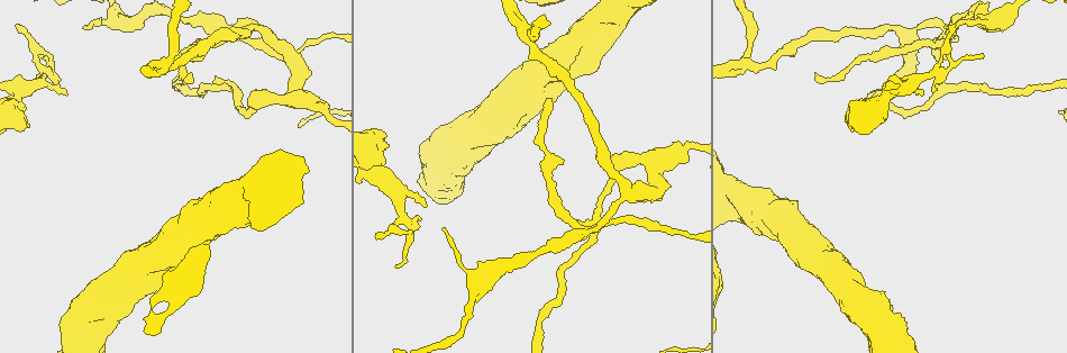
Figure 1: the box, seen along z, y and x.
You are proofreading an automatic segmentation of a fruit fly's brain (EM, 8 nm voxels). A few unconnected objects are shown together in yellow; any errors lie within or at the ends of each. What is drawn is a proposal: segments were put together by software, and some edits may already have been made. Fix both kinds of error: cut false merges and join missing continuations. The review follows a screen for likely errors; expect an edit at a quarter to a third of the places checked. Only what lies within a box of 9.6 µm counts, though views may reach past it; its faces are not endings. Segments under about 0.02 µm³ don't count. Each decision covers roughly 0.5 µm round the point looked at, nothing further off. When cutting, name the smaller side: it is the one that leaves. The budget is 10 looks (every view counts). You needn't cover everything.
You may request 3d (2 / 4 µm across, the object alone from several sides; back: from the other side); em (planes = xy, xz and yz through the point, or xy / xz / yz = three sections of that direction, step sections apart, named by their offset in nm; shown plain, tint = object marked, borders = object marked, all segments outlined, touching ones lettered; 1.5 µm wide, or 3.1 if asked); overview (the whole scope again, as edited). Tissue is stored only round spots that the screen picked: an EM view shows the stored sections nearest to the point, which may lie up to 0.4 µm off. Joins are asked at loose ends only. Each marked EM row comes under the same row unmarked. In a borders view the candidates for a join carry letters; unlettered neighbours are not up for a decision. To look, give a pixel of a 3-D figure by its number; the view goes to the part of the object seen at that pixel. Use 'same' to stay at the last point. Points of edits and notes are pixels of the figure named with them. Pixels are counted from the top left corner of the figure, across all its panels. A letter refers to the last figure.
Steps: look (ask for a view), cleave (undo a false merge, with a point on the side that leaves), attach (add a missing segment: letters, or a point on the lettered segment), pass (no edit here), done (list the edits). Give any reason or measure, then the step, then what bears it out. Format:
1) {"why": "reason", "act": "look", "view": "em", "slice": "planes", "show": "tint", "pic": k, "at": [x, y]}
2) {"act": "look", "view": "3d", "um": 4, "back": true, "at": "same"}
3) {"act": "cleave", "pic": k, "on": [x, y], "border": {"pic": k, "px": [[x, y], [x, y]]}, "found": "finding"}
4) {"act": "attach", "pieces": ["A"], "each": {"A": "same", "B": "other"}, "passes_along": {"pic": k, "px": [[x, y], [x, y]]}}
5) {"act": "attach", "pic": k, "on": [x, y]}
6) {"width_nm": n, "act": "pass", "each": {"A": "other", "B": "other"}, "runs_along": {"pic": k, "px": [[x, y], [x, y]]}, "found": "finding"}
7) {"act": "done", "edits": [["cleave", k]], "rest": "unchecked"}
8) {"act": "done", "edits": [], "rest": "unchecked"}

{"why": "thin end", "act": "look", "view": "em", "slice": "planes", "show": "borders", "pic": 1, "at": [956, 25]}

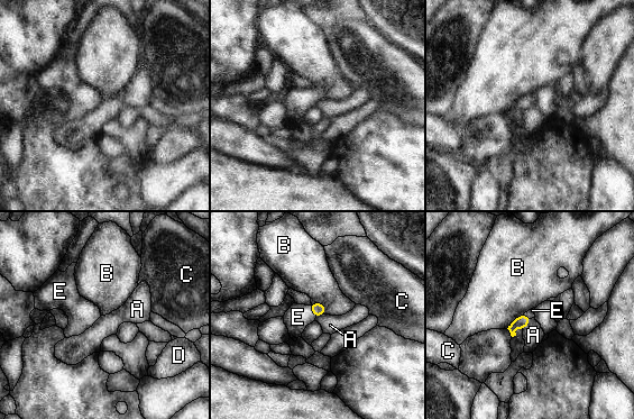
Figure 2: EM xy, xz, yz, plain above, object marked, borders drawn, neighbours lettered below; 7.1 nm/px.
{"act": "attach", "pieces": ["E"], "each": {"A": "other", "B": "other", "C": "other", "D": "other", "E": "same"}, "passes_along": {"pic": 2, "px": [[318, 309], [312, 311], [297, 317]]}, "found": "it goes on there"}

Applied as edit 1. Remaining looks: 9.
{"why": "four-way junction", "act": "look", "view": "em", "slice": "planes", "show": "borders", "pic": 1, "at": [945, 29]}

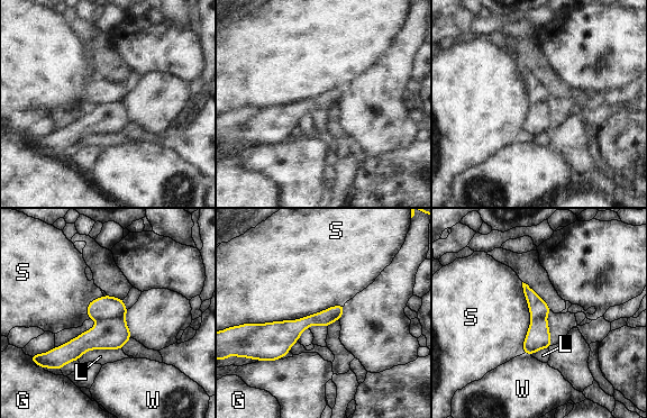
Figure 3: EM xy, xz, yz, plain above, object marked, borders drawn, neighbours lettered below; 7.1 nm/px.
{"longest_contact_nm": ["S", 700], "act": "cleave", "pic": 3, "on": [114, 334], "each": {"G": "other", "L": "other", "S": "other", "W": "other"}, "found": "a second neuron is stuck on"}

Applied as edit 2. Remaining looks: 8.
{"why": "redraw", "act": "look", "view": "overview"}

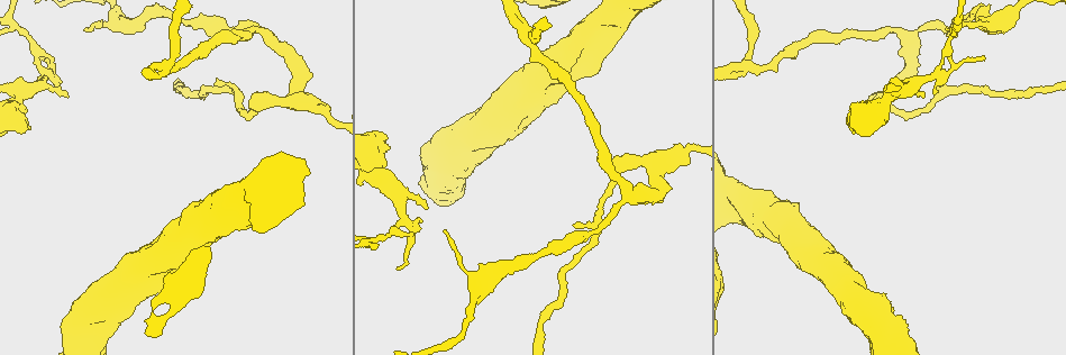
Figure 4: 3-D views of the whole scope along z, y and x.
{"why": "branch stops here", "act": "look", "view": "em", "slice": "yz", "step": 8, "show": "tint", "pic": 4, "at": [68, 97]}

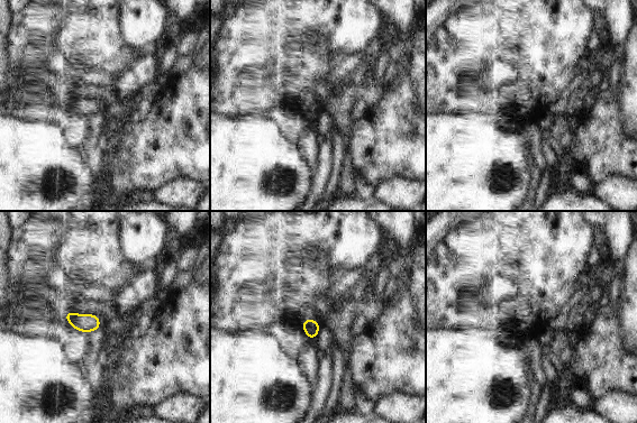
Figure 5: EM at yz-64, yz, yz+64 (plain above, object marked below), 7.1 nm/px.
{"act": "look", "view": "em", "slice": "planes", "show": "borders", "at": "same"}

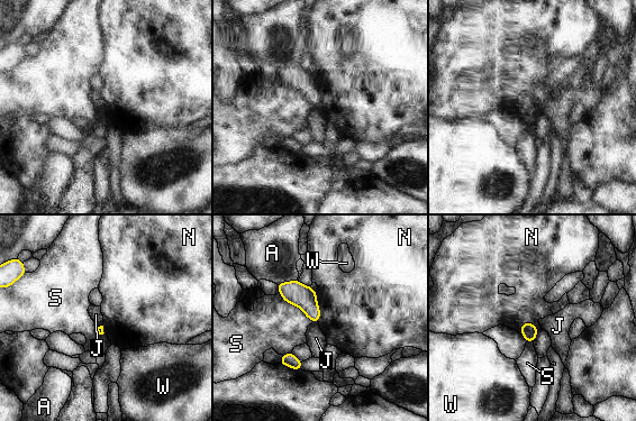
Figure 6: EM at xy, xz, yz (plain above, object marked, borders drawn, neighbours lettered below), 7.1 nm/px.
{"act": "pass", "each": {"A": "other", "J": "other", "N": "other", "S": "other", "W": "other"}, "border": {"pic": 6, "px": [[279, 291], [312, 321]]}, "found": "none of them fits"}

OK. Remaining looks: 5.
{"act": "done", "edits": [["attach", 2], ["cleave", 3]], "rest": "unchecked"}

